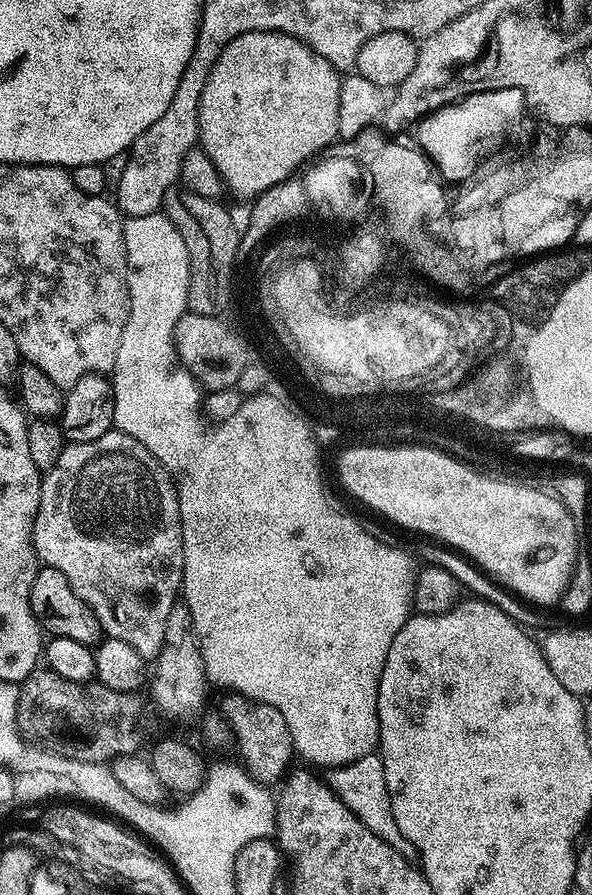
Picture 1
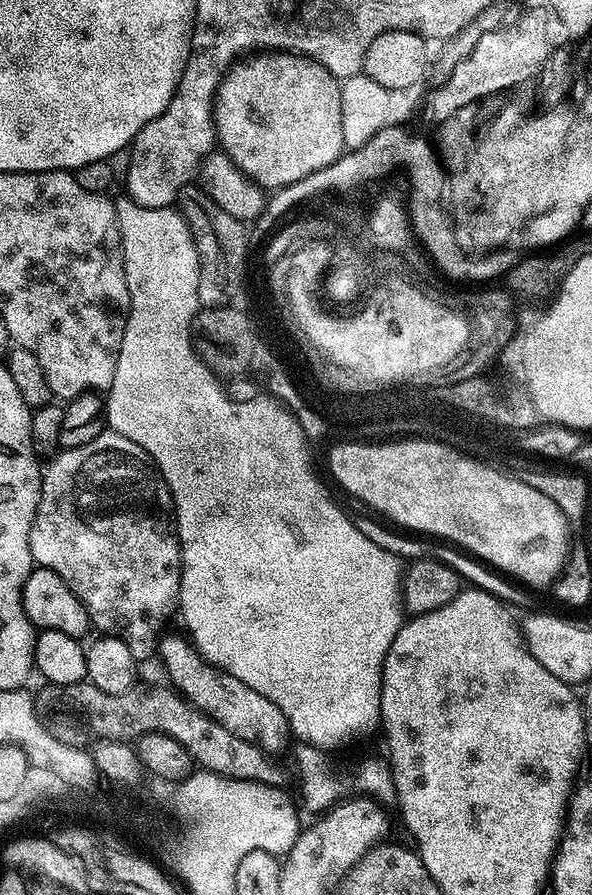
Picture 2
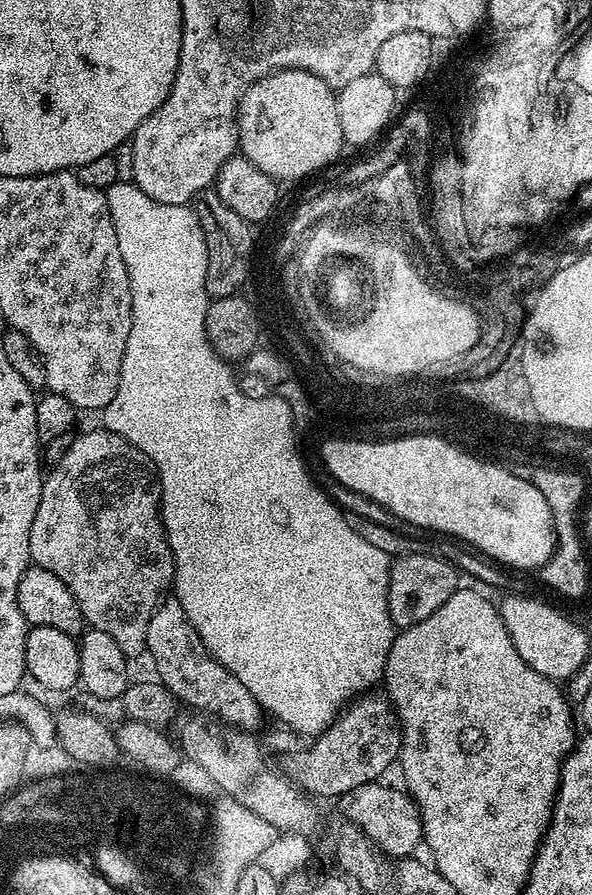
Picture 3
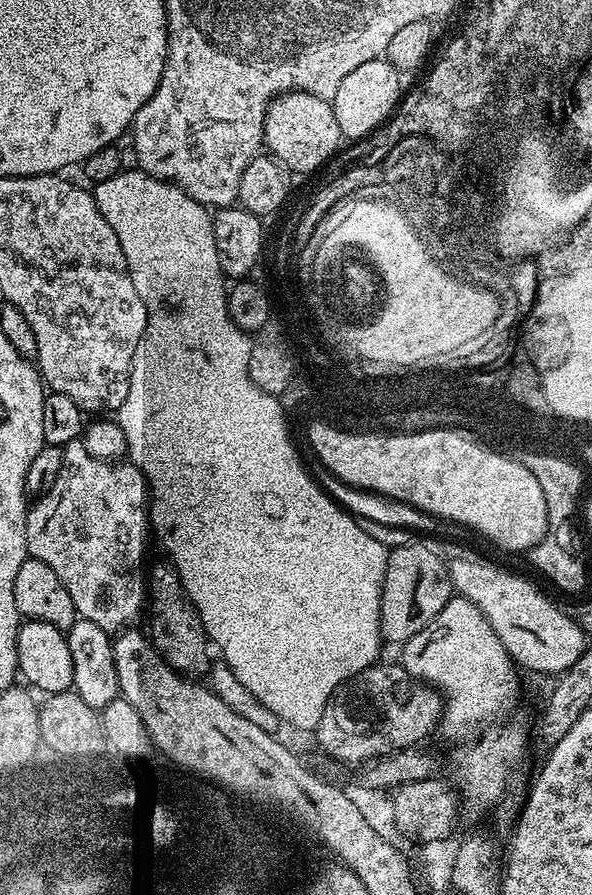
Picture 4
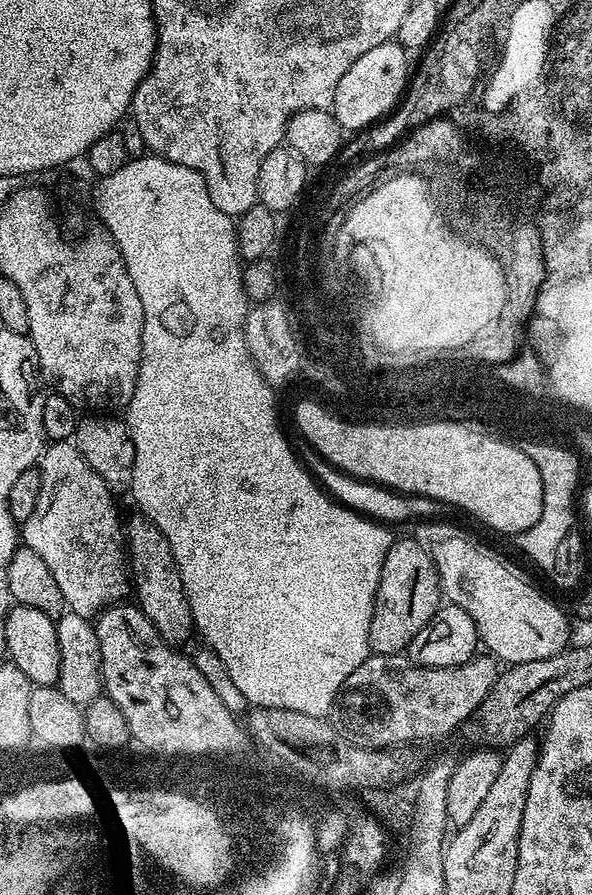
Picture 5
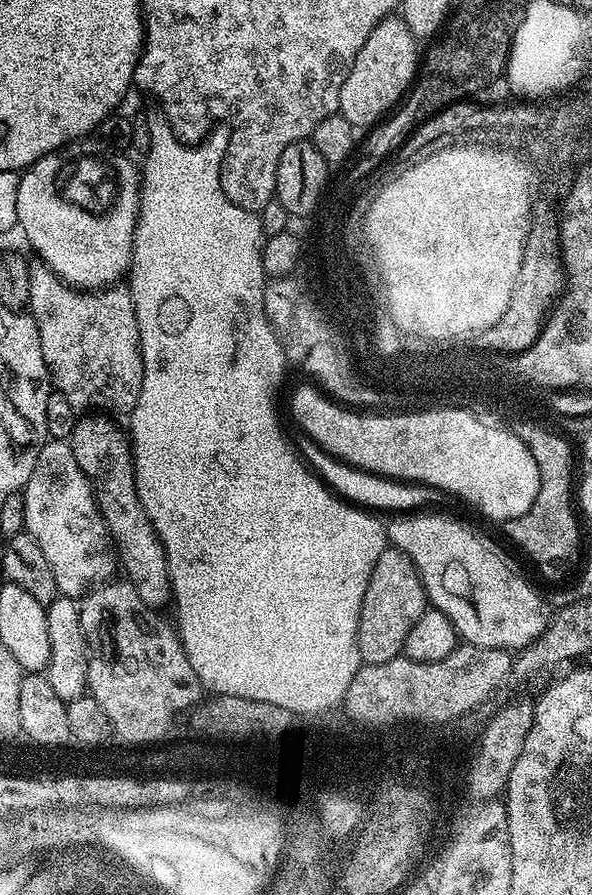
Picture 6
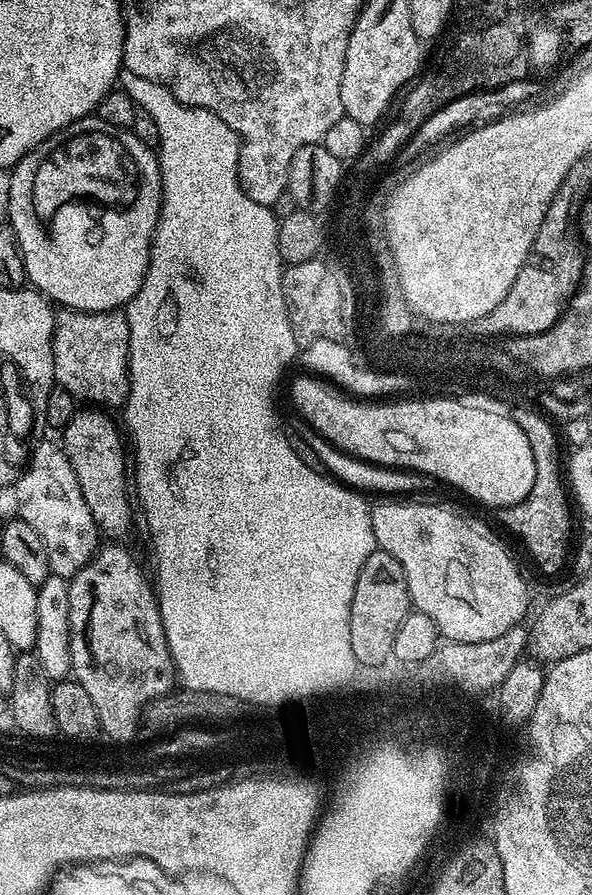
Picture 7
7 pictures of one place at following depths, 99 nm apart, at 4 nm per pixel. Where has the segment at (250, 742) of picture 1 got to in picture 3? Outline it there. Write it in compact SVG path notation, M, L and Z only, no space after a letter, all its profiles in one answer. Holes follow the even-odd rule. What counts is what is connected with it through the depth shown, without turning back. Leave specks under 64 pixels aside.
M165 598L157 604L150 626L146 626L146 652L149 657L152 655L159 682L171 686L179 692L179 697L190 700L205 714L217 712L216 716L229 726L251 733L255 733L256 727L266 719L266 713L254 694L250 694L250 690L246 690L230 670L223 668L209 654L186 610L182 610L175 598Z

